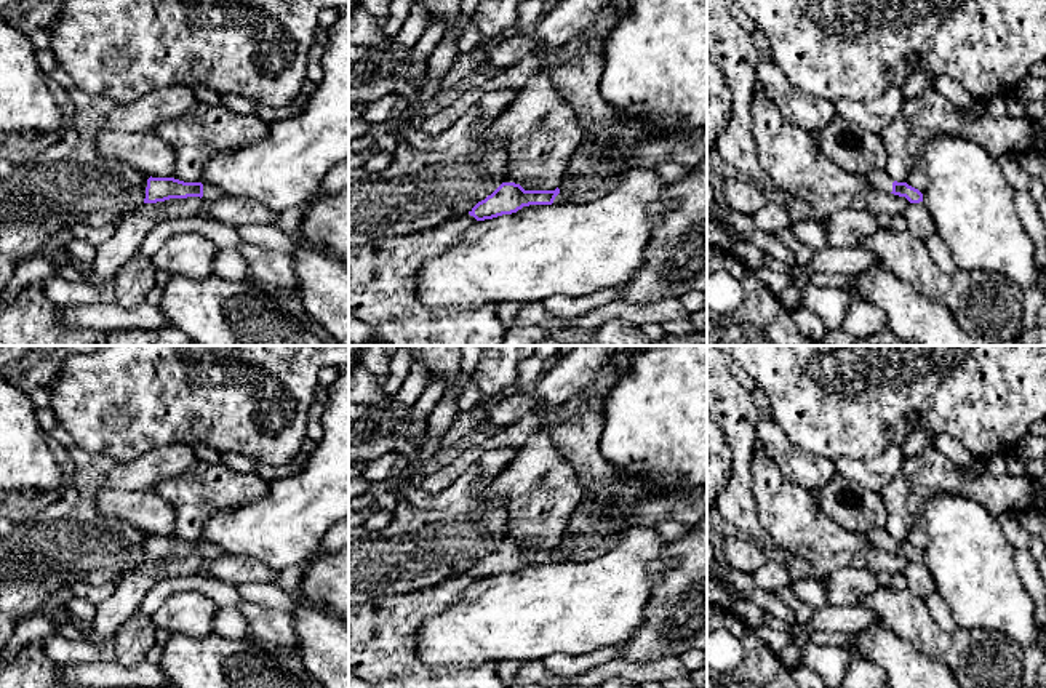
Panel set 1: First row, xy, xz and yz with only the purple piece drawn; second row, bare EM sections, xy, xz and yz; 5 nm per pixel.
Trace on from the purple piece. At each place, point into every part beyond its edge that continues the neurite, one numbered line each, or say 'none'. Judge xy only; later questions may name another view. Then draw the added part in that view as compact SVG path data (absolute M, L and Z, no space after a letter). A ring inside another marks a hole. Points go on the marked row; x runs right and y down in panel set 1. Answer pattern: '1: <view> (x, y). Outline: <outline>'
1: xy (210, 192). Outline: M203 184L203 200L214 200L214 198L219 198L222 194L219 189L213 187L213 186L208 186L208 184Z

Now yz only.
1: yz (880, 180). Outline: M875 170L864 176L865 182L876 190L891 194L894 179L884 170Z

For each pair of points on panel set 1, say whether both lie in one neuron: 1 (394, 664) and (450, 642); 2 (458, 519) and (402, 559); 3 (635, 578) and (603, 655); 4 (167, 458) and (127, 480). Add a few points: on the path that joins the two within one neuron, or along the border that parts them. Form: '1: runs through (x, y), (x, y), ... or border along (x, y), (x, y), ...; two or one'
1: border along (426, 618), (418, 656), (455, 666); two
2: runs through (443, 533), (429, 538), (416, 549); one
3: border along (616, 645), (570, 656); two
4: runs through (157, 466), (136, 476); one

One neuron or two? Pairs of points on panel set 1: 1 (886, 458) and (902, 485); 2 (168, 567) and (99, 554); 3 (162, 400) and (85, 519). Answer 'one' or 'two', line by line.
1: two
2: two
3: two

